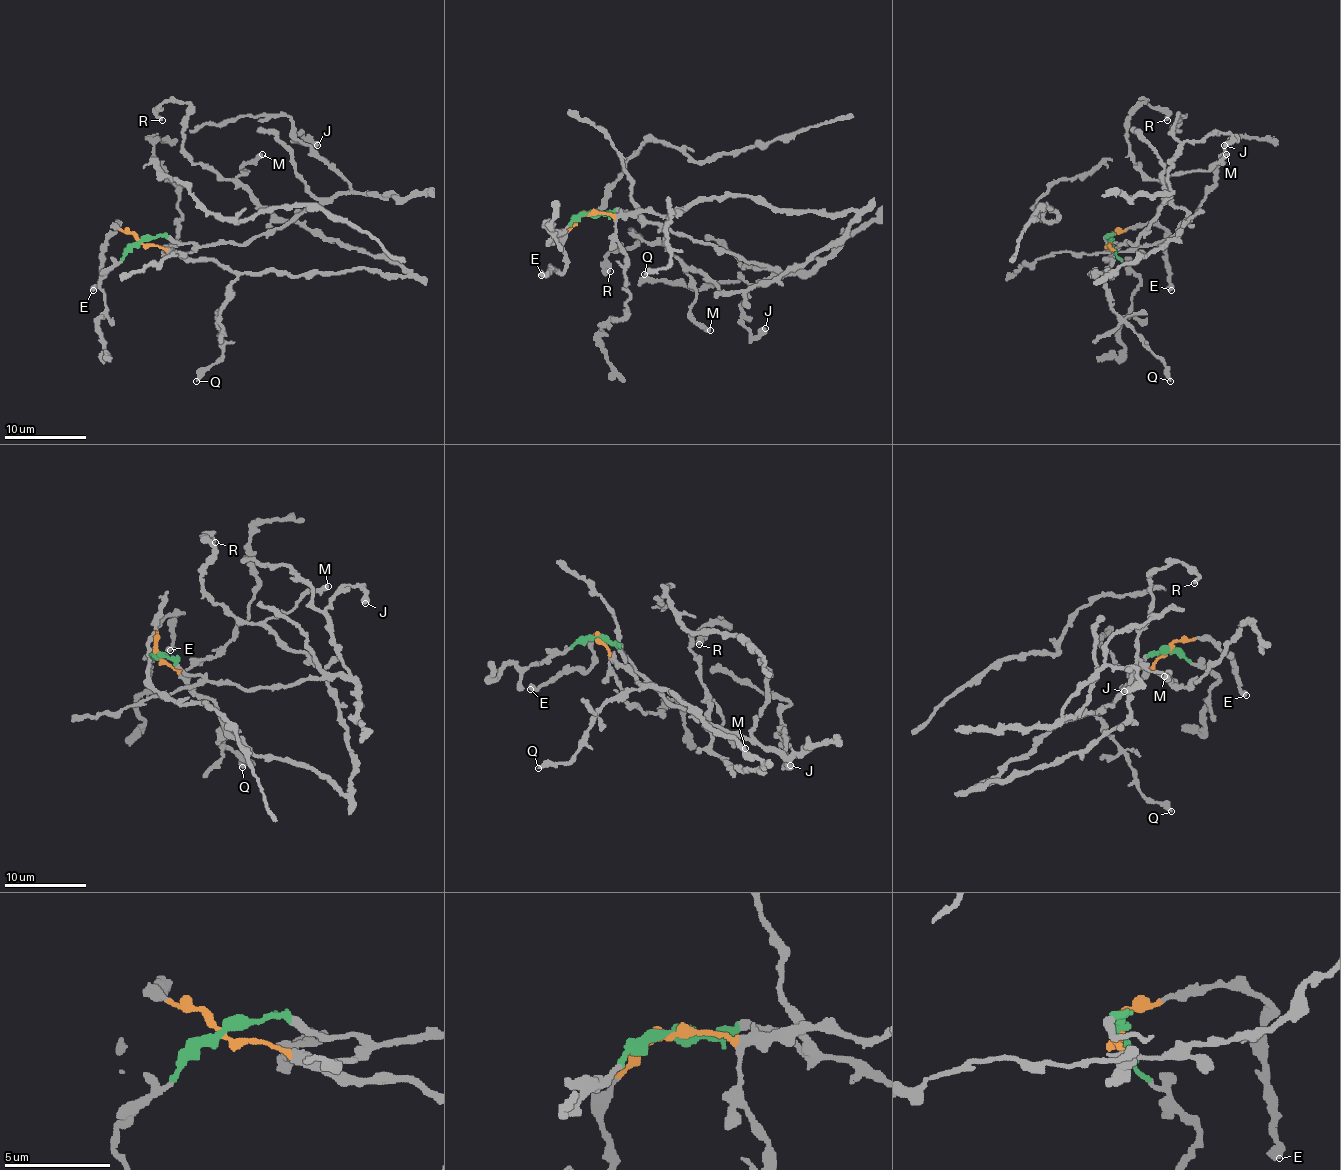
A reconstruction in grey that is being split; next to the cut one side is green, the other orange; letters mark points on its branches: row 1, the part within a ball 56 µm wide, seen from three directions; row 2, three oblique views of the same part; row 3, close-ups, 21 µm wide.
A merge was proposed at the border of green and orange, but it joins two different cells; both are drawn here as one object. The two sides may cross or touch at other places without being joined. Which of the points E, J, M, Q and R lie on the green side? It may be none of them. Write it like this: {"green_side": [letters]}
{"green_side": ["J"]}

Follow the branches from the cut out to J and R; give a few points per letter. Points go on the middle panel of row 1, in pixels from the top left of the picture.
J: (588, 212), (633, 212), (747, 261), (796, 272), (770, 274), (749, 290), (743, 325), (753, 335), (766, 329)
R: (588, 214), (671, 214), (733, 196), (856, 214), (841, 237), (745, 292), (723, 292), (631, 231), (610, 272)

